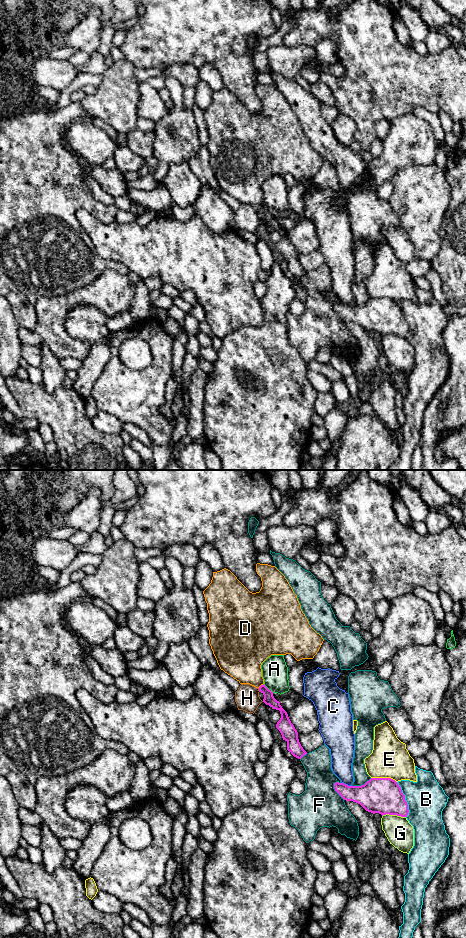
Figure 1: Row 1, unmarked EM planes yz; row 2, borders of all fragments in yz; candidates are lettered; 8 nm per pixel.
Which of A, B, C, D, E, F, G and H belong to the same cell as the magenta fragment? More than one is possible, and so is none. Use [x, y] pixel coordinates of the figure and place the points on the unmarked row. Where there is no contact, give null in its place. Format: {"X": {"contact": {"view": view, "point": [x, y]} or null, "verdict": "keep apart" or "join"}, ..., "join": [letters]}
{"A": {"contact": {"view": "yz", "point": [267, 208]}, "verdict": "keep apart"}, "B": {"contact": {"view": "yz", "point": [405, 320]}, "verdict": "keep apart"}, "C": {"contact": {"view": "yz", "point": [347, 305]}, "verdict": "keep apart"}, "D": {"contact": {"view": "yz", "point": [260, 206]}, "verdict": "keep apart"}, "E": {"contact": {"view": "yz", "point": [384, 298]}, "verdict": "keep apart"}, "F": {"contact": {"view": "yz", "point": [336, 311]}, "verdict": "keep apart"}, "G": {"contact": {"view": "yz", "point": [394, 334]}, "verdict": "keep apart"}, "H": {"contact": {"view": "yz", "point": [259, 210]}, "verdict": "keep apart"}, "join": []}

